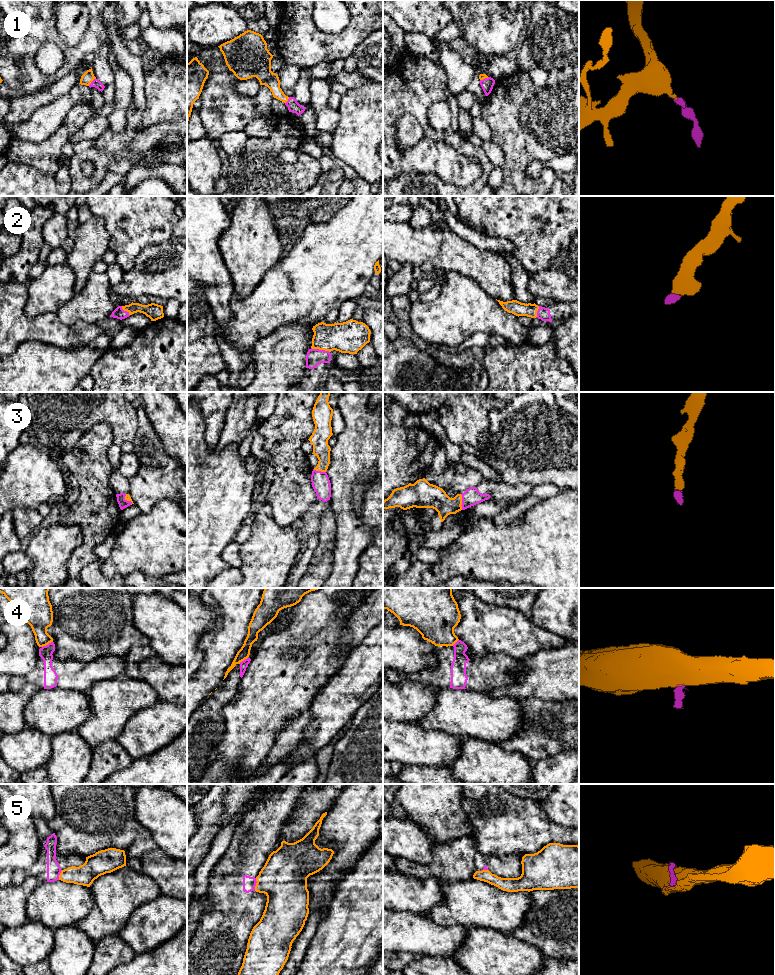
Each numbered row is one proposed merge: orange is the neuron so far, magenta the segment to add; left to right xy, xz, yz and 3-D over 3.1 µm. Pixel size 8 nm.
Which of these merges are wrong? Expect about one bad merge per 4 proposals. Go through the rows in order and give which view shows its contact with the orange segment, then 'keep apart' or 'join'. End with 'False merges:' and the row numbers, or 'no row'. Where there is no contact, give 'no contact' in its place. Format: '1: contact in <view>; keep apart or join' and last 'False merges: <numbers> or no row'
1: contact in xy; join
2: contact in xz; join
3: contact in yz; join
4: contact in xy; keep apart
5: contact in xz; keep apart
False merges: 4, 5

